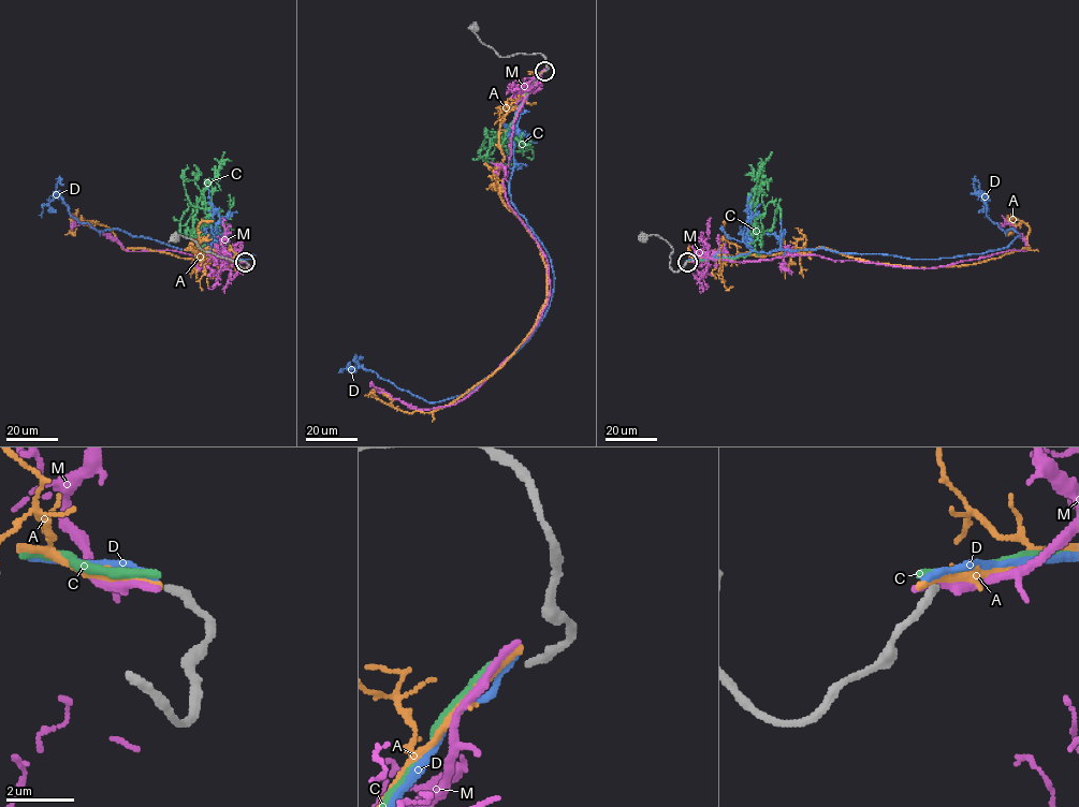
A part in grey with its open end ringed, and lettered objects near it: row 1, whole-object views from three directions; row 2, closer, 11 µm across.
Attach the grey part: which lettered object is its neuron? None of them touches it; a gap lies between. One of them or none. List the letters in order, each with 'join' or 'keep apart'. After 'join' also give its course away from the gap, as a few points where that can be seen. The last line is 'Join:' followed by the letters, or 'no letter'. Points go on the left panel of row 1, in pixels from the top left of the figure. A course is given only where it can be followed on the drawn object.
A: keep apart
C: keep apart
D: join; course (244, 261), (209, 249), (254, 255), (200, 253), (118, 229), (97, 231), (71, 215), (60, 196), (42, 217)
M: keep apart
Join: D

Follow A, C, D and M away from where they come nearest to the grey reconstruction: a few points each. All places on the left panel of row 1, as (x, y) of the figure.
A: (245, 261), (199, 255), (209, 247), (247, 266), (125, 249), (106, 226), (74, 218), (71, 231), (76, 228)
C: (244, 261), (208, 257), (204, 243), (190, 235), (199, 200), (202, 207), (187, 195), (187, 164)
D: (244, 261), (209, 249), (254, 255), (200, 253), (118, 229), (97, 231), (71, 215), (60, 196), (42, 217)
M: (244, 261), (236, 257), (215, 261), (204, 254), (249, 267), (166, 249), (127, 251), (88, 224), (71, 229)

